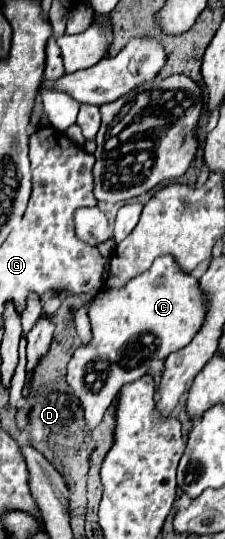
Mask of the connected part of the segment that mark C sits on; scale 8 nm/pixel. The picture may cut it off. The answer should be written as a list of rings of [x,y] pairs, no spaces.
[[[172,255],[158,257],[148,271],[132,277],[120,289],[102,289],[88,307],[92,339],[86,347],[76,349],[72,361],[68,363],[68,377],[66,377],[68,385],[74,389],[74,393],[78,395],[78,399],[82,403],[86,427],[88,429],[96,427],[102,421],[112,399],[118,395],[118,391],[126,383],[132,383],[148,373],[148,363],[154,355],[154,347],[156,347],[156,359],[166,359],[170,353],[182,349],[200,331],[200,327],[204,325],[202,321],[206,319],[206,313],[208,313],[208,295],[200,289],[200,283],[196,277],[192,277],[190,273],[186,273],[178,267],[178,263],[174,261]]]

